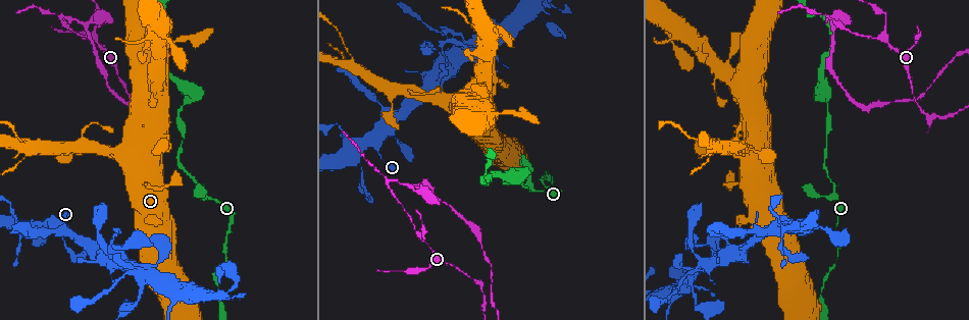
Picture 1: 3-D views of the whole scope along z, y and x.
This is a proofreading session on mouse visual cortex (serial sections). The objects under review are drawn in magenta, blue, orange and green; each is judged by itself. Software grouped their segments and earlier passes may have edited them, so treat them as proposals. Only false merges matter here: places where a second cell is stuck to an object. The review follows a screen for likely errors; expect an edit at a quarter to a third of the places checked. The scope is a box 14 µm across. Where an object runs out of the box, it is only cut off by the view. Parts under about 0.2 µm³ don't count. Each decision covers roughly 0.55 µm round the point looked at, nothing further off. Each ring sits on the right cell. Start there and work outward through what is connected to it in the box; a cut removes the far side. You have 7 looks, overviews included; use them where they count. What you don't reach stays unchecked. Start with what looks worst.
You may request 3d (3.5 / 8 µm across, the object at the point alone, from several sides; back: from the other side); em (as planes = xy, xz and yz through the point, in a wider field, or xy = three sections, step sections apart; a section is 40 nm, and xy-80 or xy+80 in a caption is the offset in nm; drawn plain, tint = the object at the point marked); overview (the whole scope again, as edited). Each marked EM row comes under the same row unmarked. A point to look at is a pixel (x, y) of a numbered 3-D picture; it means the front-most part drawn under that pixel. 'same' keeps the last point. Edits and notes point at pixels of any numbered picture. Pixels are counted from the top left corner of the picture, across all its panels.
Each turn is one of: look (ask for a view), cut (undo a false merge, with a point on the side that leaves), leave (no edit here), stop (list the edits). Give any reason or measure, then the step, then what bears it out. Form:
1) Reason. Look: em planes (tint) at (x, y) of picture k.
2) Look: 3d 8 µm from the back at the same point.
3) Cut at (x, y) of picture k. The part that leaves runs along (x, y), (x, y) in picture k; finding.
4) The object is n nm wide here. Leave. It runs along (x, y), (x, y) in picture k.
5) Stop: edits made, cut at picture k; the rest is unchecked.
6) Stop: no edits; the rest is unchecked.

Look: 3d 3.5 µm at (915, 96) of picture 1.

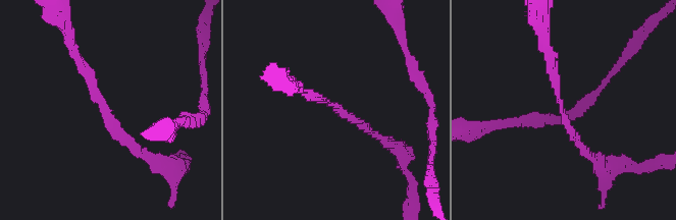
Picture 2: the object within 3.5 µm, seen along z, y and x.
The arms are 150, 150 nm wide; need the tissue. Look: em planes (tint) at (101, 106) of picture 2.

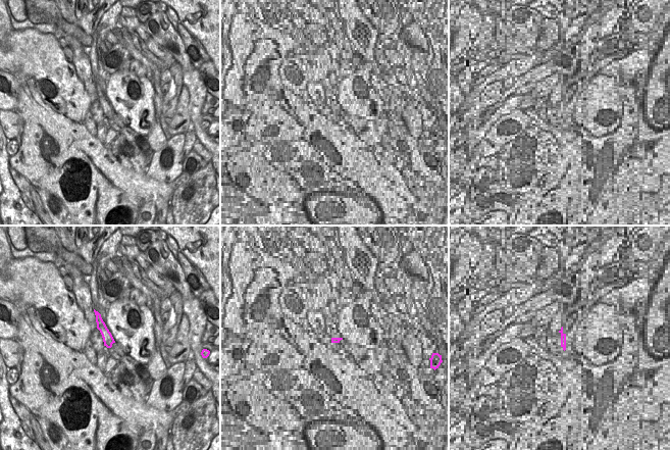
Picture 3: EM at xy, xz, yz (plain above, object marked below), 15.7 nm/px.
The object is 170 nm wide here. Leave. It runs along (70, 50), (108, 121), (143, 153) in picture 2; continuous, no second cell.

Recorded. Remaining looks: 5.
Arms part here. Look: 3d 3.5 µm from the back at (882, 38) of picture 1.

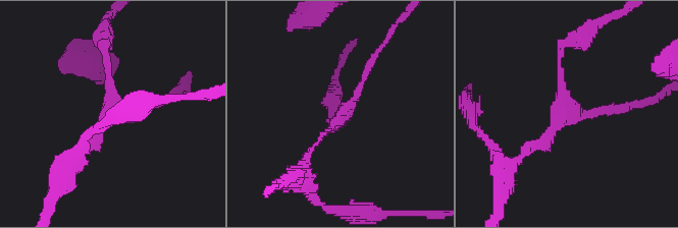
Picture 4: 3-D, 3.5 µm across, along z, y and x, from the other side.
3 arms meet here; the arms are 100, 100, 150 nm wide; now the EM. Look: em xy step 1 (tint) at (338, 117) of picture 4.

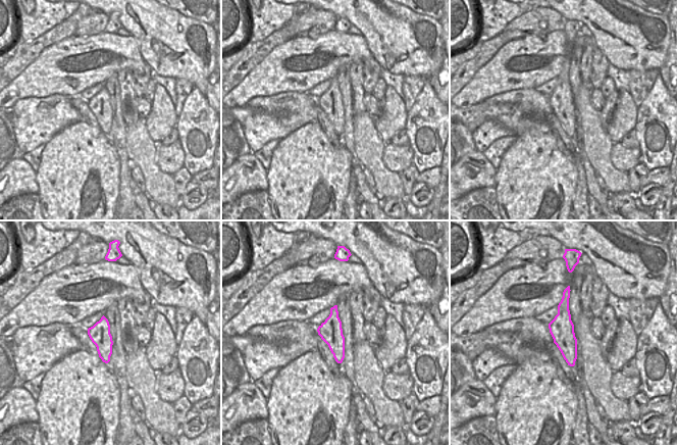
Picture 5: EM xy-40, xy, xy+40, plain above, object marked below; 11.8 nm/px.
Leave. All the same cell.

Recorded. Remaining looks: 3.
Abrupt turn. Look: 3d 3.5 µm from the back at (826, 17) of picture 1.

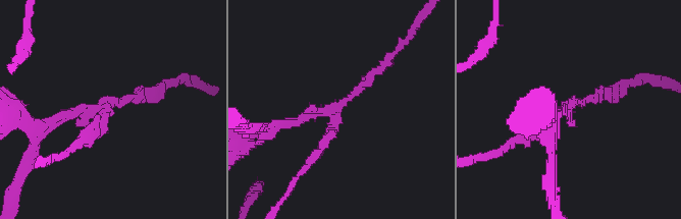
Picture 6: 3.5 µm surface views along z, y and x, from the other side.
Look: em xy step 1 (tint) at (109, 107) of picture 6.

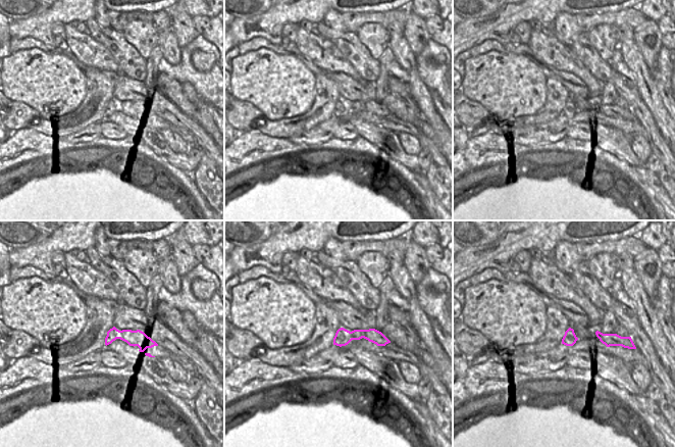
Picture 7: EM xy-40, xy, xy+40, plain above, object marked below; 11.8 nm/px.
Cut at (122, 101) of picture 6. The part that leaves runs along (105, 115), (67, 112), (36, 133) in picture 6; a second cell is stuck on.

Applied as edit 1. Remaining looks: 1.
Stop: edits made, cut at picture 6; the rest is unchecked.

